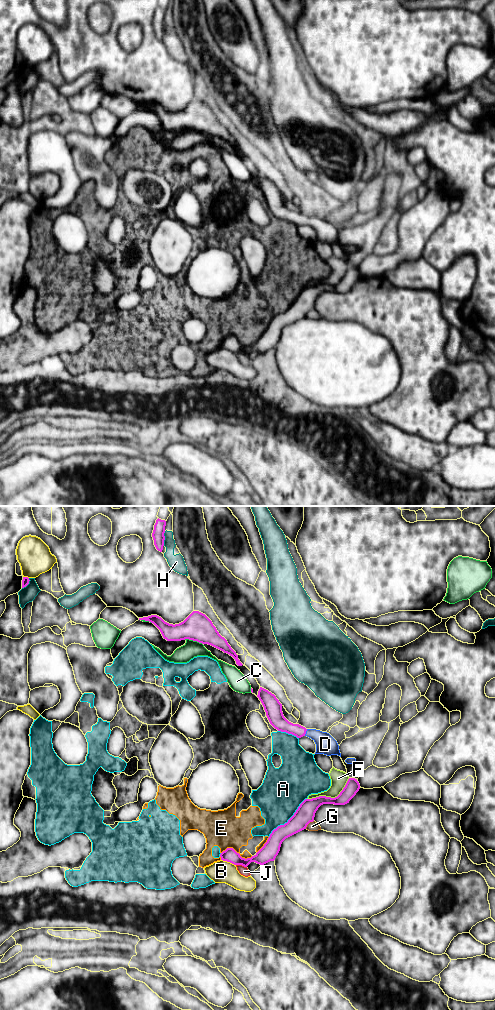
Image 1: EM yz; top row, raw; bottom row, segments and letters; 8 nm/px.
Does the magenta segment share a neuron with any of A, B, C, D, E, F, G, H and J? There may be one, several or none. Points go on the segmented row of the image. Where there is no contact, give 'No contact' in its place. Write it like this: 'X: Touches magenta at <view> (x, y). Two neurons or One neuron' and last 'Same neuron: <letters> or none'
A: Touches magenta at yz (288, 820). Two neurons
B: Touches magenta at yz (228, 861). Two neurons
C: Touches magenta at yz (193, 640). Two neurons
D: Touches magenta at yz (305, 732). One neuron
E: Touches magenta at yz (236, 852). Two neurons
F: Touches magenta at yz (330, 797). Two neurons
G: Touches magenta at yz (308, 823). Two neurons
H: Touches magenta at yz (164, 538). Two neurons
J: Touches magenta at yz (241, 864). Two neurons
Same neuron: D

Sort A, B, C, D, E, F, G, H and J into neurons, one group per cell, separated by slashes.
A E / B / C / D / F J / G / H

